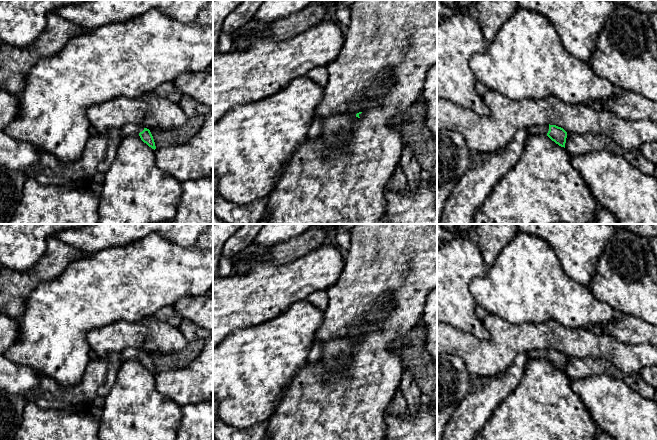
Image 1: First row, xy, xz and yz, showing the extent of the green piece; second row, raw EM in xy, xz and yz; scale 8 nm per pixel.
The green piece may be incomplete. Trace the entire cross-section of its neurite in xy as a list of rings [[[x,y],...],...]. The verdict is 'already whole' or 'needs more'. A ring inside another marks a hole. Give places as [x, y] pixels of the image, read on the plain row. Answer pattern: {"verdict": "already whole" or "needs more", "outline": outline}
{"verdict": "needs more", "outline": [[[126,348],[120,352],[122,361],[128,359],[139,359],[141,364],[146,367],[152,373],[156,373],[153,360],[149,353],[134,348]]]}

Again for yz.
{"verdict": "needs more", "outline": [[[556,349],[530,350],[527,352],[527,359],[547,359],[552,365],[565,372],[567,356]]]}

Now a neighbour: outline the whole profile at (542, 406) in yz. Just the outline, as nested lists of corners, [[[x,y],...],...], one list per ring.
[[[547,359],[527,360],[524,374],[496,408],[475,440],[595,440],[601,429],[572,391],[571,378]]]

